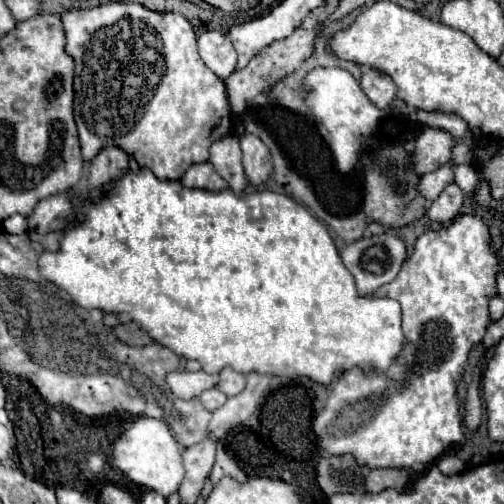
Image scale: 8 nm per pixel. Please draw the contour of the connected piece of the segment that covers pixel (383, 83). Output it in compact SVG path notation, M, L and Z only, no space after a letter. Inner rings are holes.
M370 68L370 70L362 76L360 86L362 86L362 90L366 92L366 96L372 100L372 104L376 104L378 108L390 106L392 100L394 100L394 96L396 96L396 86L394 86L394 82L392 82L386 74L378 72L376 68Z

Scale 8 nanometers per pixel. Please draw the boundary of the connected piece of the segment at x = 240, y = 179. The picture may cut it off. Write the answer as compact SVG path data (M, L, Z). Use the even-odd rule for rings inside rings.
M224 136L216 140L210 146L210 164L214 164L214 170L228 182L228 186L242 194L248 186L248 178L242 168L242 150L238 136Z

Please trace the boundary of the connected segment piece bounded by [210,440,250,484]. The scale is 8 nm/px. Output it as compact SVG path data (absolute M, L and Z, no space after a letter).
M216 440L216 462L214 462L214 474L210 474L210 480L212 484L218 484L218 480L222 480L224 476L230 476L234 480L238 480L240 484L244 484L250 476L226 454L224 446L220 440Z

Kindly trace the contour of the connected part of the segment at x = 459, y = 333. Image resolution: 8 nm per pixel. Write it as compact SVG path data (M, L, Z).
M460 214L440 230L428 230L416 240L414 252L402 264L400 274L374 292L374 296L388 296L402 304L402 330L406 334L404 350L382 376L364 374L360 368L352 368L334 382L324 410L312 422L312 430L322 450L334 456L352 452L358 464L366 464L368 468L408 468L424 472L450 444L464 438L456 390L464 366L468 364L470 348L484 338L490 324L488 298L496 294L496 270L498 258L492 250L490 230L482 218L474 214Z

